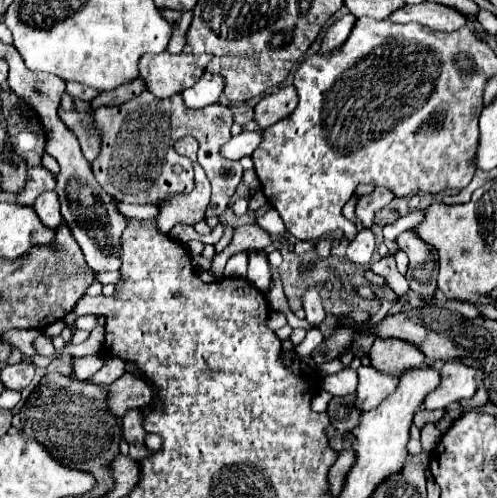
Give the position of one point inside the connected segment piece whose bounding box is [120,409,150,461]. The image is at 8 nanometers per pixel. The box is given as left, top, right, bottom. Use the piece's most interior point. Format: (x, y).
(134, 433)

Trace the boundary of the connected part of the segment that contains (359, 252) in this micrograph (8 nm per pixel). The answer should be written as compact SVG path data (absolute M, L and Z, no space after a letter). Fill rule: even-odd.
M362 229L354 241L350 241L346 249L346 259L352 263L366 263L374 253L374 233L370 229ZM366 259L366 261L364 261Z

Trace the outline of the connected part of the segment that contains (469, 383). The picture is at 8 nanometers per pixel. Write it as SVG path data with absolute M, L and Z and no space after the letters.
M448 361L440 367L440 387L424 397L424 409L444 409L460 399L470 399L476 393L476 369L458 361Z

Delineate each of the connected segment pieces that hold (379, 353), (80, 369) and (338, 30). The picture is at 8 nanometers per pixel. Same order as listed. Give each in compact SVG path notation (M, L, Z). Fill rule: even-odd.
M376 339L370 349L370 365L384 373L398 373L406 367L420 367L426 355L404 339Z
M96 355L92 356L83 356L83 357L74 357L71 360L71 364L74 367L74 373L78 379L88 379L92 377L94 373L98 372L103 363Z
M348 13L348 15L340 17L334 25L330 25L328 31L326 31L326 35L324 35L324 41L322 41L320 51L322 51L324 55L328 55L330 51L338 49L338 47L348 39L348 35L350 35L354 23L356 23L356 17L354 17L352 13Z

